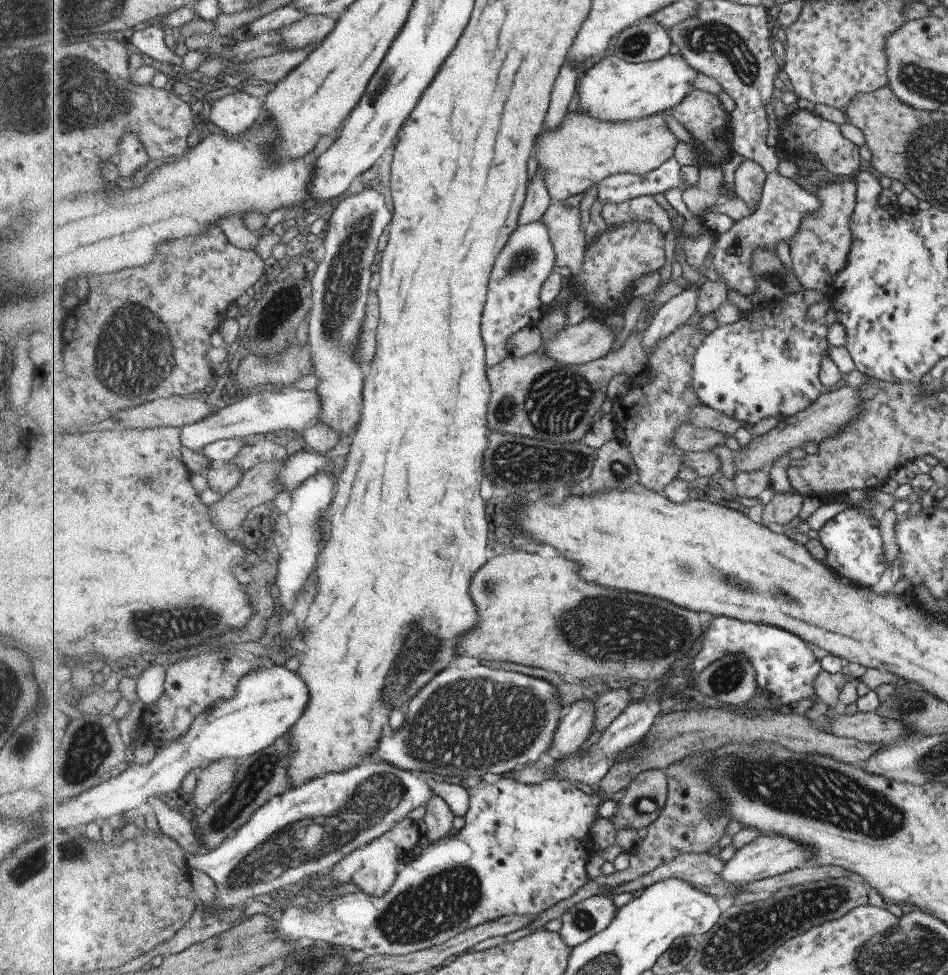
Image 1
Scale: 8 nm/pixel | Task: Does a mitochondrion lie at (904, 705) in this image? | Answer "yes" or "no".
yes

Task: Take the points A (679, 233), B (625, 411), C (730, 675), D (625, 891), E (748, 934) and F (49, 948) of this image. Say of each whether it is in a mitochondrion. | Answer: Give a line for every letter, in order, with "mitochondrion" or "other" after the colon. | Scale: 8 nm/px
A: other
B: other
C: mitochondrion
D: other
E: mitochondrion
F: other

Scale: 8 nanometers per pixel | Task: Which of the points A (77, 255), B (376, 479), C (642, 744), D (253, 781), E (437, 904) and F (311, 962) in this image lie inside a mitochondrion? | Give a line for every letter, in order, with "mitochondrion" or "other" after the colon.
A: other
B: other
C: other
D: mitochondrion
E: mitochondrion
F: mitochondrion

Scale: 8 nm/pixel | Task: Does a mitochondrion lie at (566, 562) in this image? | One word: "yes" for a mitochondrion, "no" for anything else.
no

